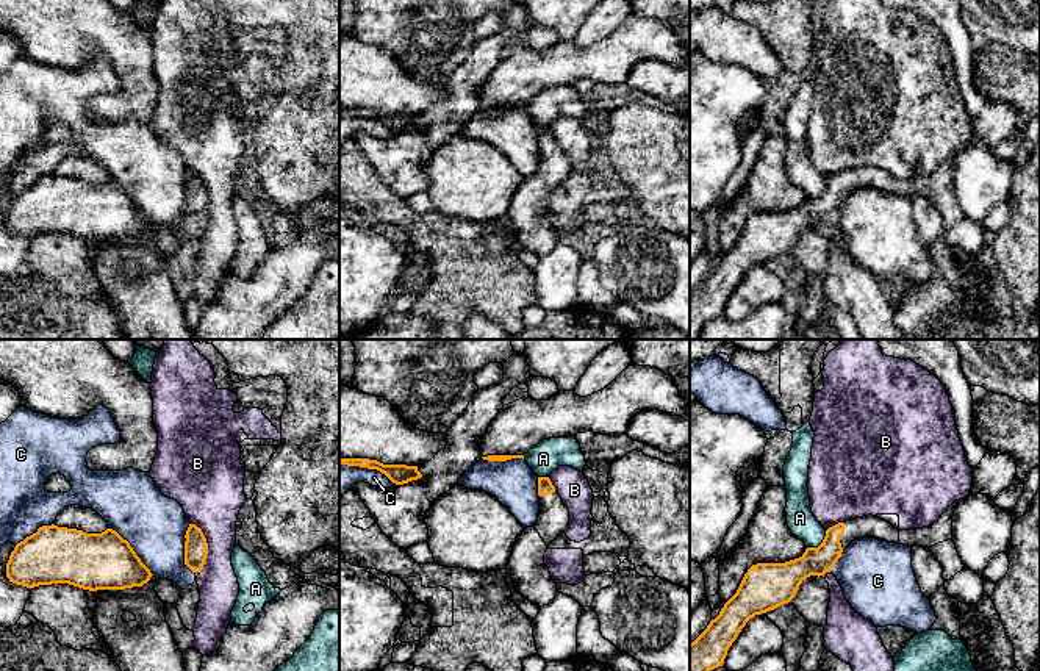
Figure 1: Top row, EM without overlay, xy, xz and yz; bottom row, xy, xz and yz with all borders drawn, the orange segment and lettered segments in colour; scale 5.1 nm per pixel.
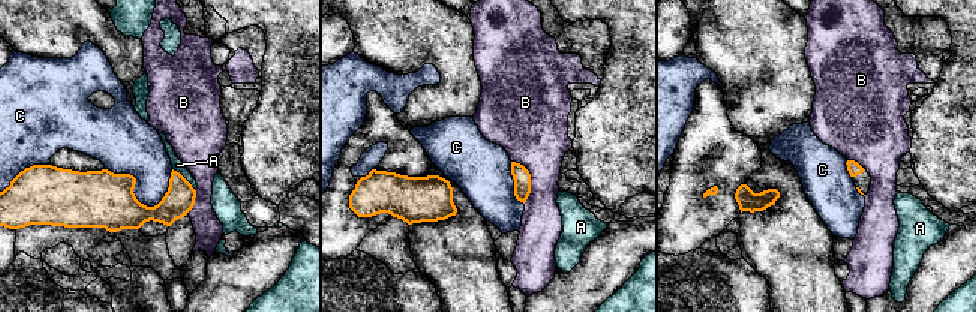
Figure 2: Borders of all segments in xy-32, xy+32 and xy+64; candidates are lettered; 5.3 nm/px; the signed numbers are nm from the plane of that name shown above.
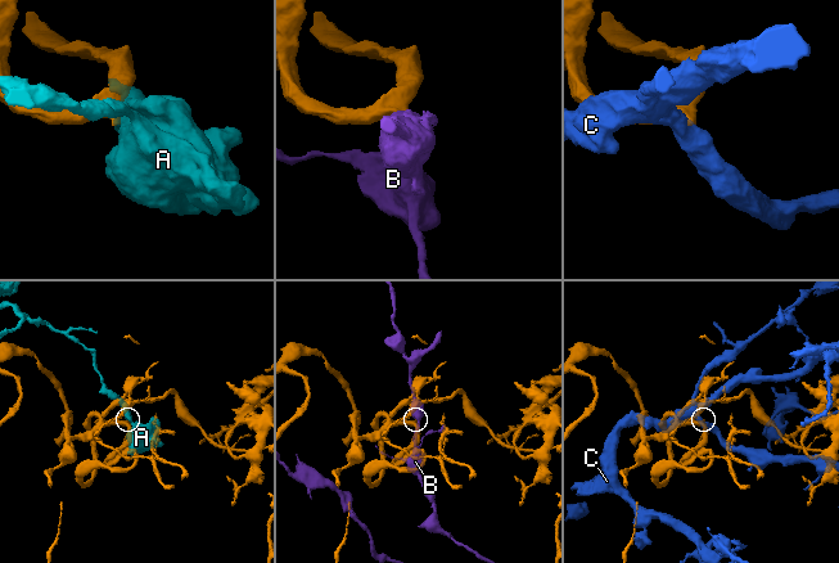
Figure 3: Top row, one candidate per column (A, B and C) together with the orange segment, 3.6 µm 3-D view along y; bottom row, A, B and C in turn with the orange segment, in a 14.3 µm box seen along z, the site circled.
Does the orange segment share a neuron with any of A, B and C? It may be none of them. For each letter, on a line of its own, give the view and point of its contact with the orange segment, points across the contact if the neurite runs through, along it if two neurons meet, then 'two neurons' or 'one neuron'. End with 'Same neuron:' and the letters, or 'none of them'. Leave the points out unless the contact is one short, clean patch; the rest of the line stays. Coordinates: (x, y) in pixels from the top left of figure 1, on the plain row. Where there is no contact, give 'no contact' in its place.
A: meets orange in yz at (821, 193); border along yz (826, 180), (826, 185), (817, 196), (807, 197); two neurons
B: meets orange in xy at (207, 196); border along xy (191, 172), (200, 179), (207, 193), (207, 208), (199, 221); two neurons
C: meets orange in xz at (368, 118); two neurons
Same neuron: none of them

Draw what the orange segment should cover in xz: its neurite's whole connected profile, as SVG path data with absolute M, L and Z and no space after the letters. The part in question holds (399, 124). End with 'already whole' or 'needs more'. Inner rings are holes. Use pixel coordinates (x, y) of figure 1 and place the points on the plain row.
M339 108L339 113L347 116L377 119L396 135L403 135L422 127L422 124L418 120L418 116L383 114L377 109L369 109L369 108Z; already whole

